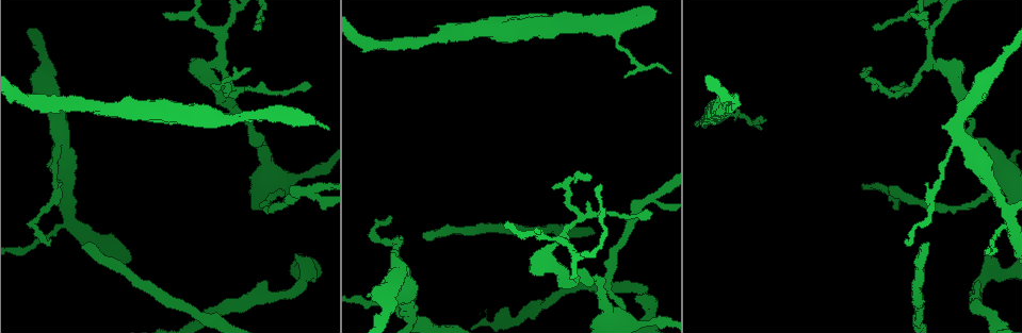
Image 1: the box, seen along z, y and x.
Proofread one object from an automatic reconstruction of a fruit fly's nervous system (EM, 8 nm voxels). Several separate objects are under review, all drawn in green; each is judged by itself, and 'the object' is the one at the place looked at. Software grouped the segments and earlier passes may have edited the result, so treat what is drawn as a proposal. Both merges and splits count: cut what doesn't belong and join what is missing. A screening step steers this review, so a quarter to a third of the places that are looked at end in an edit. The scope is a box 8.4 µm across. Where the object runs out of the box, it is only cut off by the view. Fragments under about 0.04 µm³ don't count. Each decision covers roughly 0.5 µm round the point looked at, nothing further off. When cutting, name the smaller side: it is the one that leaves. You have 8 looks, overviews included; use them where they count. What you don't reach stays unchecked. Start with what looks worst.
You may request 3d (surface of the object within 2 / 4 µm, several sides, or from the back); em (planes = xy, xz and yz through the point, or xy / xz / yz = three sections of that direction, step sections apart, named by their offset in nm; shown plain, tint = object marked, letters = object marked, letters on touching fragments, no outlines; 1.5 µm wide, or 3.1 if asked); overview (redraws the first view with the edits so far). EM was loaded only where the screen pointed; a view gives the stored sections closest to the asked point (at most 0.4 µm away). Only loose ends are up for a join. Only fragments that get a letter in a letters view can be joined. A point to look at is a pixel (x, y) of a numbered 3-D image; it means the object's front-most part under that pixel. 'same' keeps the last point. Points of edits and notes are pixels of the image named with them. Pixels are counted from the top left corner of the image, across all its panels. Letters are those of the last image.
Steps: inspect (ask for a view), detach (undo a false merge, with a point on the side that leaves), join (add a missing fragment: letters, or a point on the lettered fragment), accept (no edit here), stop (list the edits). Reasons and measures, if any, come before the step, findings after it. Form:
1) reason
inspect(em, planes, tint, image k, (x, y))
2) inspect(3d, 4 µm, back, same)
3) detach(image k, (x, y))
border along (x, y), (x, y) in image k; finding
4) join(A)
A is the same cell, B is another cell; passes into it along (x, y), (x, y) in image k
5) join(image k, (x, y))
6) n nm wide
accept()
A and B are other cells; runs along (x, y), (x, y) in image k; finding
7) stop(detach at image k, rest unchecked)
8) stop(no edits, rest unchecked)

abrupt turn
inspect(3d, 2 µm, image 1, (651, 303))

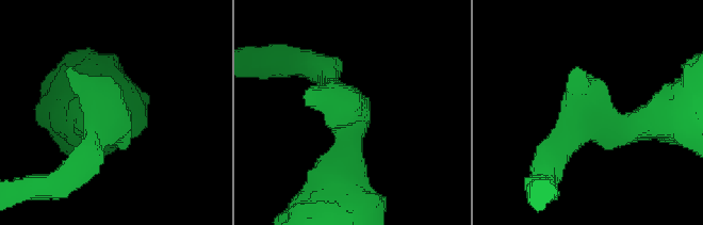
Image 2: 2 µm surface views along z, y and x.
inspect(em, yz, step 4, tint, image 2, (587, 130))

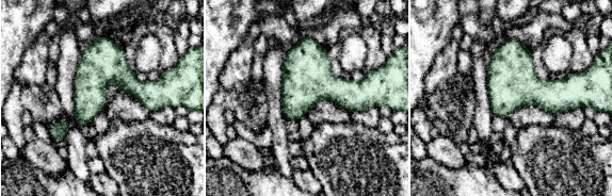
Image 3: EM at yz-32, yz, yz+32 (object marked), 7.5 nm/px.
inspect(em, planes, letters, same)

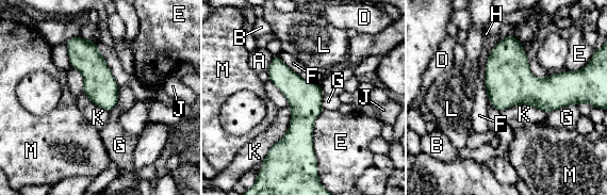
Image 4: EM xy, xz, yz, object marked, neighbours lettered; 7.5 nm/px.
accept()
A, B, D, E, F, G, H, J, K, L and M are other cells; border along (289, 106), (288, 130), (264, 158) in image 4; all the same cell

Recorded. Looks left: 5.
sharp bend
inspect(em, yz, step 4, tint, image 1, (622, 314))

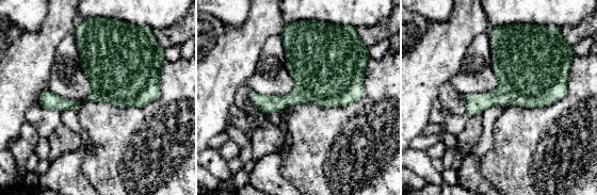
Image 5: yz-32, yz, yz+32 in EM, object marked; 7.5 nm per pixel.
cut it another way
inspect(em, planes, letters, same)

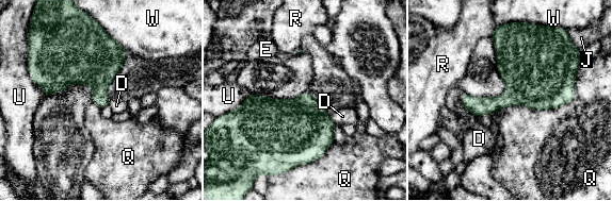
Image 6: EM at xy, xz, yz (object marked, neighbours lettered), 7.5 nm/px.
accept()
D, E, J, Q, R, U and W are other cells; border along (496, 24), (534, 22), (567, 30) in image 6; all the same cell

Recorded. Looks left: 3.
sharp bend
inspect(em, yz, step 8, tint, image 1, (574, 281))

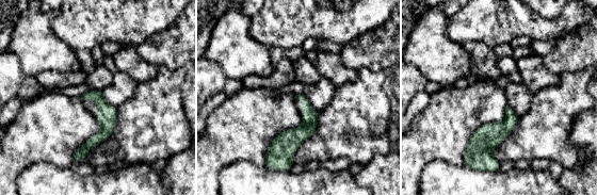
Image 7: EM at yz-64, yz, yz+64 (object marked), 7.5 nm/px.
another direction
inspect(em, xy, step 4, letters, same)

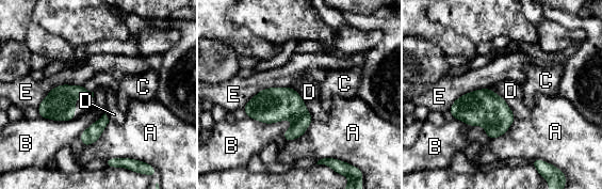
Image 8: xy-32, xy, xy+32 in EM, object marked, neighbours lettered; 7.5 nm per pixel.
accept()
A, B, C, D and E are other cells; border along (247, 116), (293, 124) in image 8; all the same cell

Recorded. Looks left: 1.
stop(no edits, rest unchecked)

